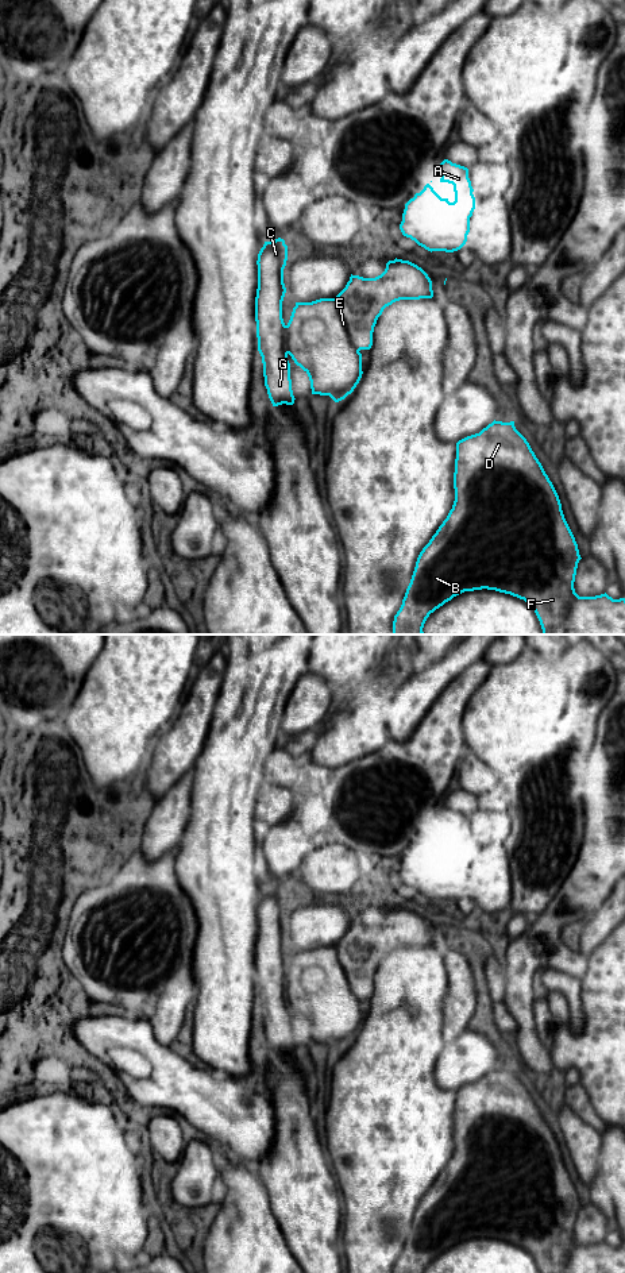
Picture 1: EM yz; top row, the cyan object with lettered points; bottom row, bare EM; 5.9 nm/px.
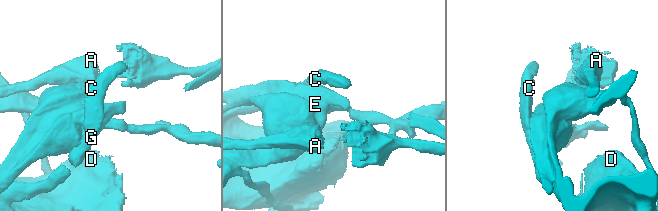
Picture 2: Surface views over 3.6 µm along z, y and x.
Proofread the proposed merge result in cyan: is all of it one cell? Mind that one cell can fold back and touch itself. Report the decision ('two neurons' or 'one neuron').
one neuron

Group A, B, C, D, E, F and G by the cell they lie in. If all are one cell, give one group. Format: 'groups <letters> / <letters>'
groups A B C D E F G

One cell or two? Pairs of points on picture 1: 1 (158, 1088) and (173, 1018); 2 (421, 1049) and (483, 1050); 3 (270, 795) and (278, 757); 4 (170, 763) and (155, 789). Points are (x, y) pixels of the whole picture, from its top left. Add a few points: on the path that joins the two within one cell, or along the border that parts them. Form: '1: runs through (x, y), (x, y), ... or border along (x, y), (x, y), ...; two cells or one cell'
1: border along (149, 1021), (153, 1034), (169, 1046); two cells
2: border along (447, 1042), (435, 1064), (435, 1080); two cells
3: runs through (276, 786), (278, 767); one cell
4: runs through (165, 770), (159, 782); one cell

